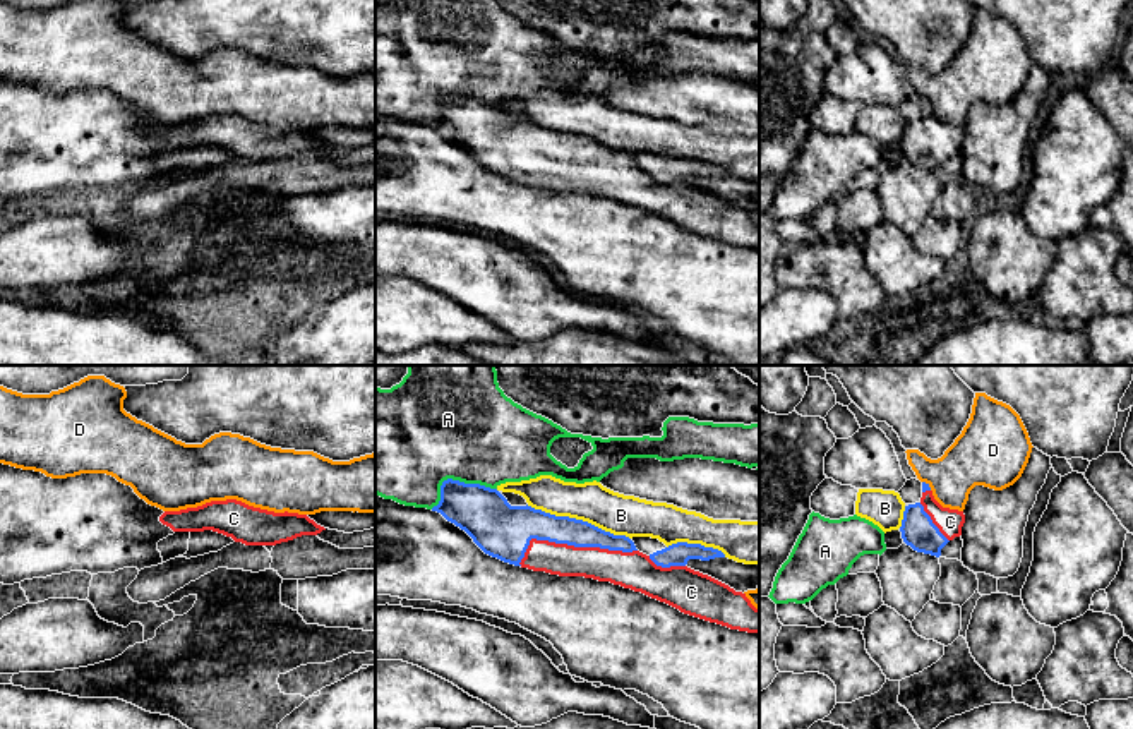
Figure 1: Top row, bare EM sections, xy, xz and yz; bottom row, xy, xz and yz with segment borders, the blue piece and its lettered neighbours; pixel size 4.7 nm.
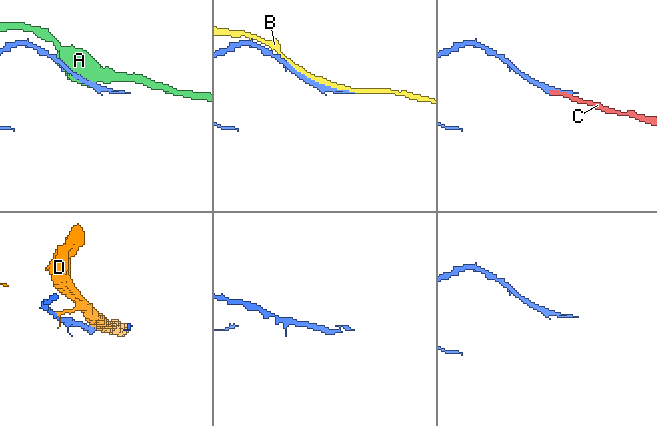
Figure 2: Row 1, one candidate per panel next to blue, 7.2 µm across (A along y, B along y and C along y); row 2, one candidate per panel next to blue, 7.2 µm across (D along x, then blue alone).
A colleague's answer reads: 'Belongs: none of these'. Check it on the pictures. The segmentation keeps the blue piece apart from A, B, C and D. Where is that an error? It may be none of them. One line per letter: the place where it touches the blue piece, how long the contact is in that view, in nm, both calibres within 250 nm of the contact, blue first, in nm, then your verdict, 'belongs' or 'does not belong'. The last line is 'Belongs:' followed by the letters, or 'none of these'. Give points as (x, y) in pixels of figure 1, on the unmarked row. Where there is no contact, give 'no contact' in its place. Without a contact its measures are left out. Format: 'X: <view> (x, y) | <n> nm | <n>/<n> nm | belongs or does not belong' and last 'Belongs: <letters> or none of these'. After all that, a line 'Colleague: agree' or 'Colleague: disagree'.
A: xz (455, 96) | 320 nm | 240/460 nm | does not belong
B: xz (578, 136) | 500 nm | 160/190 nm | does not belong
C: xz (571, 160) | 550 nm | 160/160 nm | belongs
D: yz (928, 102) | 60 nm | 30/240 nm | does not belong
Belongs: C
Colleague: disagree

